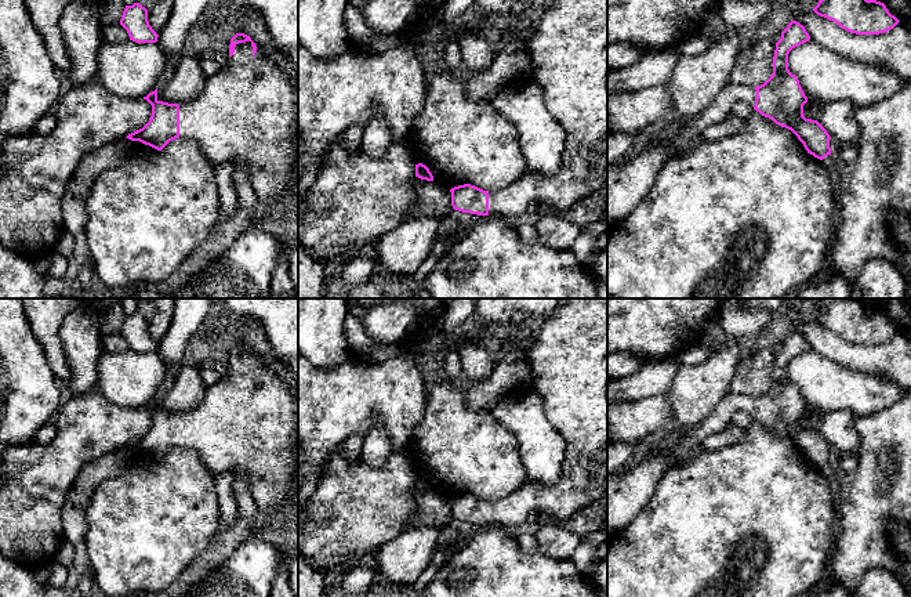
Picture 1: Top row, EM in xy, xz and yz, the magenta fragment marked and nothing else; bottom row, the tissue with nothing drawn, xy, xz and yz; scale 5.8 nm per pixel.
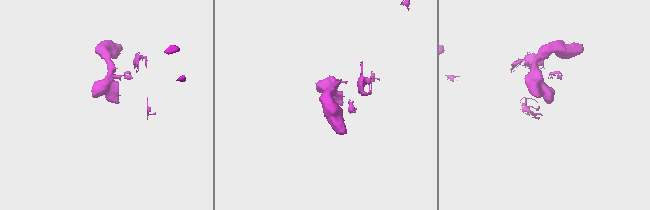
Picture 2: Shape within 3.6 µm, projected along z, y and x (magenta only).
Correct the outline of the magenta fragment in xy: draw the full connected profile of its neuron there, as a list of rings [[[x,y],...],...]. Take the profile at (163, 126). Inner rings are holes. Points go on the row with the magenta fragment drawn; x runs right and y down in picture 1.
[[[244,33],[231,39],[224,69],[207,79],[203,93],[188,104],[157,100],[157,88],[144,100],[152,105],[149,122],[126,138],[161,151],[175,138],[192,140],[214,164],[242,160],[259,202],[279,199],[290,187],[298,199],[298,87],[284,65],[277,66]]]

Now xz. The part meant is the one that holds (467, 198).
[[[556,0],[542,10],[527,48],[537,69],[534,80],[542,88],[545,106],[566,131],[559,170],[554,176],[526,170],[500,191],[489,192],[471,184],[454,187],[450,189],[454,210],[513,221],[536,203],[545,203],[554,210],[569,210],[582,198],[607,188],[607,0]]]

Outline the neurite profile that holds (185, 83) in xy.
[[[179,57],[173,64],[170,75],[159,86],[157,101],[178,105],[195,101],[203,93],[206,82],[199,57]]]

